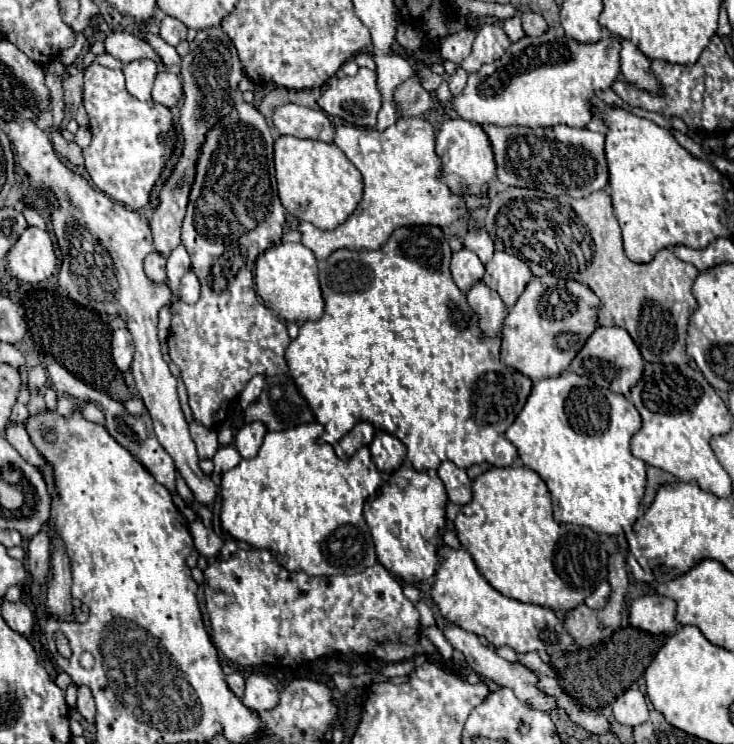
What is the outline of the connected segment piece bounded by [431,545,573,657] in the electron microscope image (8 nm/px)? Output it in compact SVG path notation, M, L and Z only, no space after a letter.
M443 545L437 555L439 569L435 573L431 597L449 623L479 637L485 637L493 647L509 645L515 653L539 651L541 655L557 657L561 653L573 651L573 639L569 637L569 633L565 633L561 619L557 619L551 609L533 603L521 603L517 599L501 595L479 573L471 555L465 549L451 549Z

